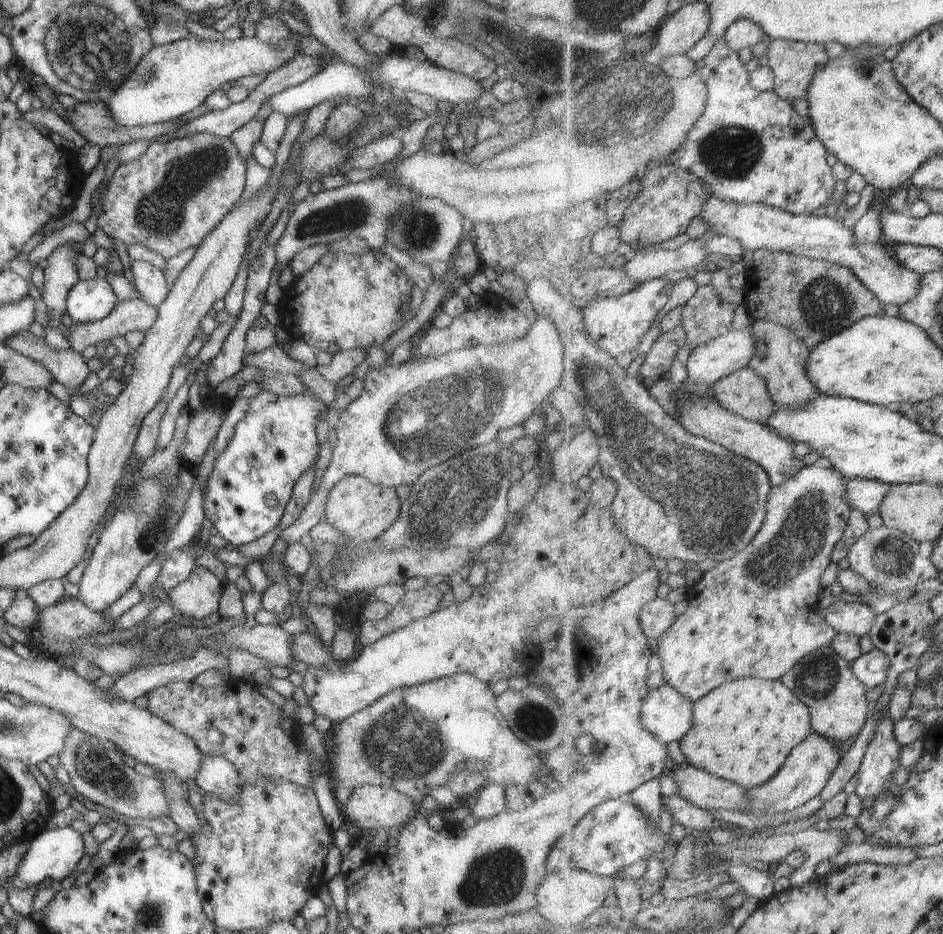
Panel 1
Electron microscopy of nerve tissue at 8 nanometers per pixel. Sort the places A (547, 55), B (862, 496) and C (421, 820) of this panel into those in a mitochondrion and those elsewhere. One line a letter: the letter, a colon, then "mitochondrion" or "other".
A: mitochondrion
B: mitochondrion
C: other

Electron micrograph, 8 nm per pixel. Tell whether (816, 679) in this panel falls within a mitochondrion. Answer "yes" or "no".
yes

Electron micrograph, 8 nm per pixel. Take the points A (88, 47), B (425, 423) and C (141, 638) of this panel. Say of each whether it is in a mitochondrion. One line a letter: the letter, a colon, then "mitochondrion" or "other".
A: mitochondrion
B: mitochondrion
C: other

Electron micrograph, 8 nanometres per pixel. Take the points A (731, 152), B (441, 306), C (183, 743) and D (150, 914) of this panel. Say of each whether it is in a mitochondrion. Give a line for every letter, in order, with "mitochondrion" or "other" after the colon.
A: mitochondrion
B: other
C: other
D: mitochondrion

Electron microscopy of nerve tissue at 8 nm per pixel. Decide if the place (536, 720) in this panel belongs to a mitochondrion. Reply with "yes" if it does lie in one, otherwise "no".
yes

